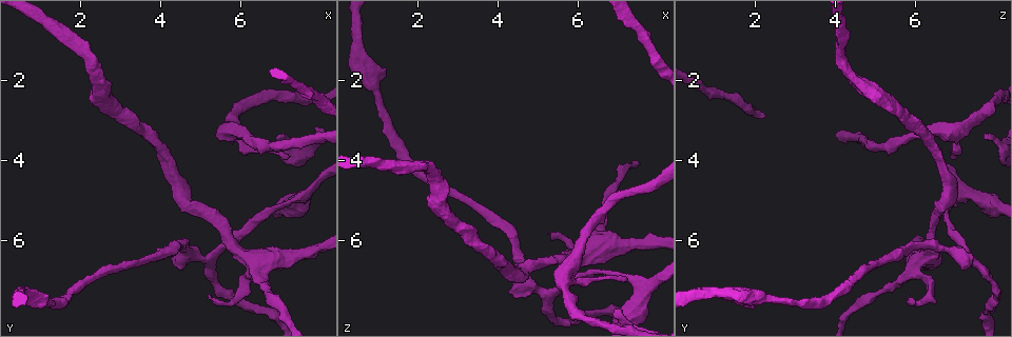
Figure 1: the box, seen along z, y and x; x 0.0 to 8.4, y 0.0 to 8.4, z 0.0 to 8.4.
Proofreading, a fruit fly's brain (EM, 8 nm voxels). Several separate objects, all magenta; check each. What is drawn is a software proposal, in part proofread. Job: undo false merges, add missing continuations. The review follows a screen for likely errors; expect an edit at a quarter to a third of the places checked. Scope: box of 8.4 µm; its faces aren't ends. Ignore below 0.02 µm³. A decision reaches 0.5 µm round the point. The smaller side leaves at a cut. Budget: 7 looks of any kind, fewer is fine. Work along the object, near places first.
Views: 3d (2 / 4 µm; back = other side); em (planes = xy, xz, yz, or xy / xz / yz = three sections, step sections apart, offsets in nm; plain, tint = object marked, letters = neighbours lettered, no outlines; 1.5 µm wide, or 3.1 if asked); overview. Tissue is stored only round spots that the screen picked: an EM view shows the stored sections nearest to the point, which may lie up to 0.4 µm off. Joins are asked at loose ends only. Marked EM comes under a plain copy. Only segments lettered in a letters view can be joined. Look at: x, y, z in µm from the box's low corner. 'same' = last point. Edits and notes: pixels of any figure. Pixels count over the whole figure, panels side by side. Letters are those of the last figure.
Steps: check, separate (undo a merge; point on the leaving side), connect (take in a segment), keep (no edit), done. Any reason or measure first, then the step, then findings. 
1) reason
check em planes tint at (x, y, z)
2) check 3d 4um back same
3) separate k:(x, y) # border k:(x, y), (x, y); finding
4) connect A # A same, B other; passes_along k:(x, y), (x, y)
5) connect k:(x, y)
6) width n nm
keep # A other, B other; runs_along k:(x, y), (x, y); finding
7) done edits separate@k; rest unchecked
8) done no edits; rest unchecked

branch stops here
check 3d 4um at (4.35, 6.55, 7.25)

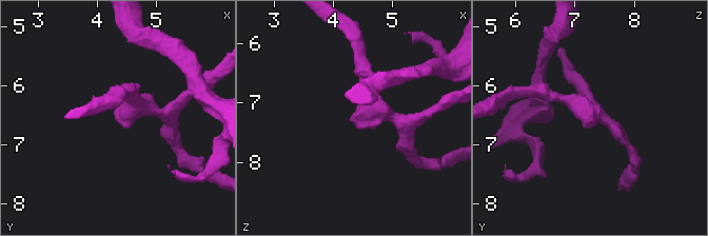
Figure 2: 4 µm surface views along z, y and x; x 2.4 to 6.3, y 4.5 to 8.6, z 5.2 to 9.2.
check em xy step 4 tint at (4.30, 6.60, 7.25)

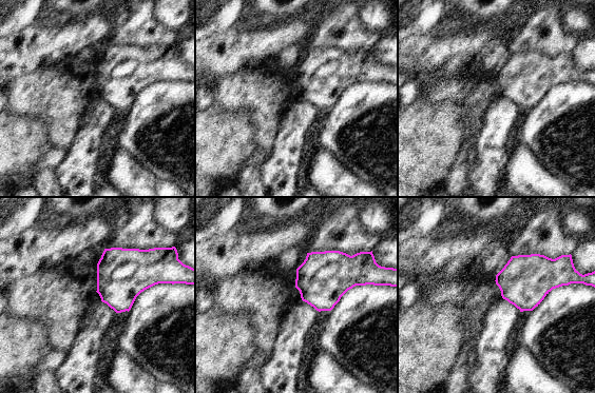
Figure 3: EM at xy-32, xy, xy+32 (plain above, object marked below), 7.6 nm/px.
check em planes letters same

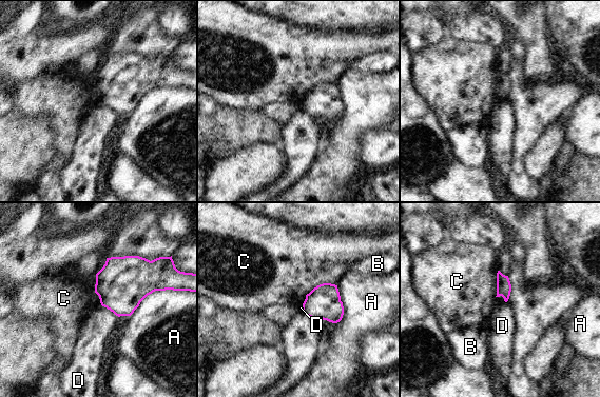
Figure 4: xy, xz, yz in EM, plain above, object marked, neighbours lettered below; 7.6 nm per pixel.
width 110 nm
keep # A other, B other, C other, D other; none of them fits

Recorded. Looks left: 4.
sudden change in width
check em planes letters at (6.05, 7.05, 6.30)

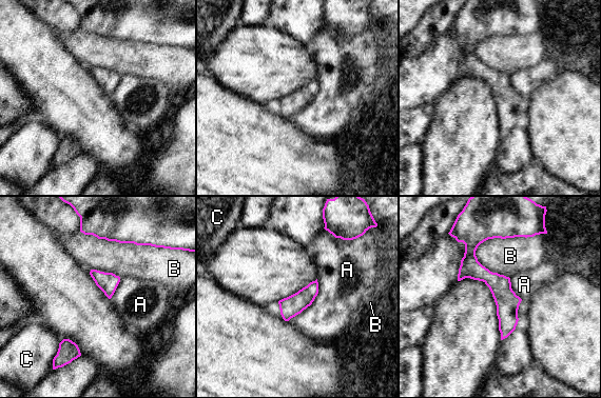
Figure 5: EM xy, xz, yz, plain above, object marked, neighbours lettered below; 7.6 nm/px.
width 80 nm; longest_contact B 500 nm
keep # A other, B other, C other; continuous, no second neuron

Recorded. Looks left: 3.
thin end
check em xz step 4 letters at (7.20, 3.90, 7.00)

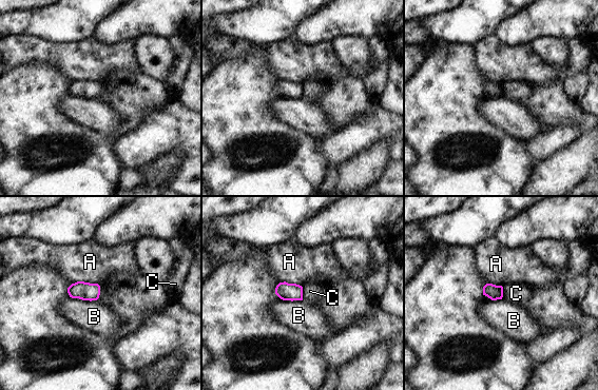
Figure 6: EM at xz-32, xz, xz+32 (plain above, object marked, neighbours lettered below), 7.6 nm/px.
longest_contact B 220 nm
keep # A other, B other, C other; border 6:(301, 286), (303, 299); none of them fits

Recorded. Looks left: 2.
done no edits; rest unchecked

